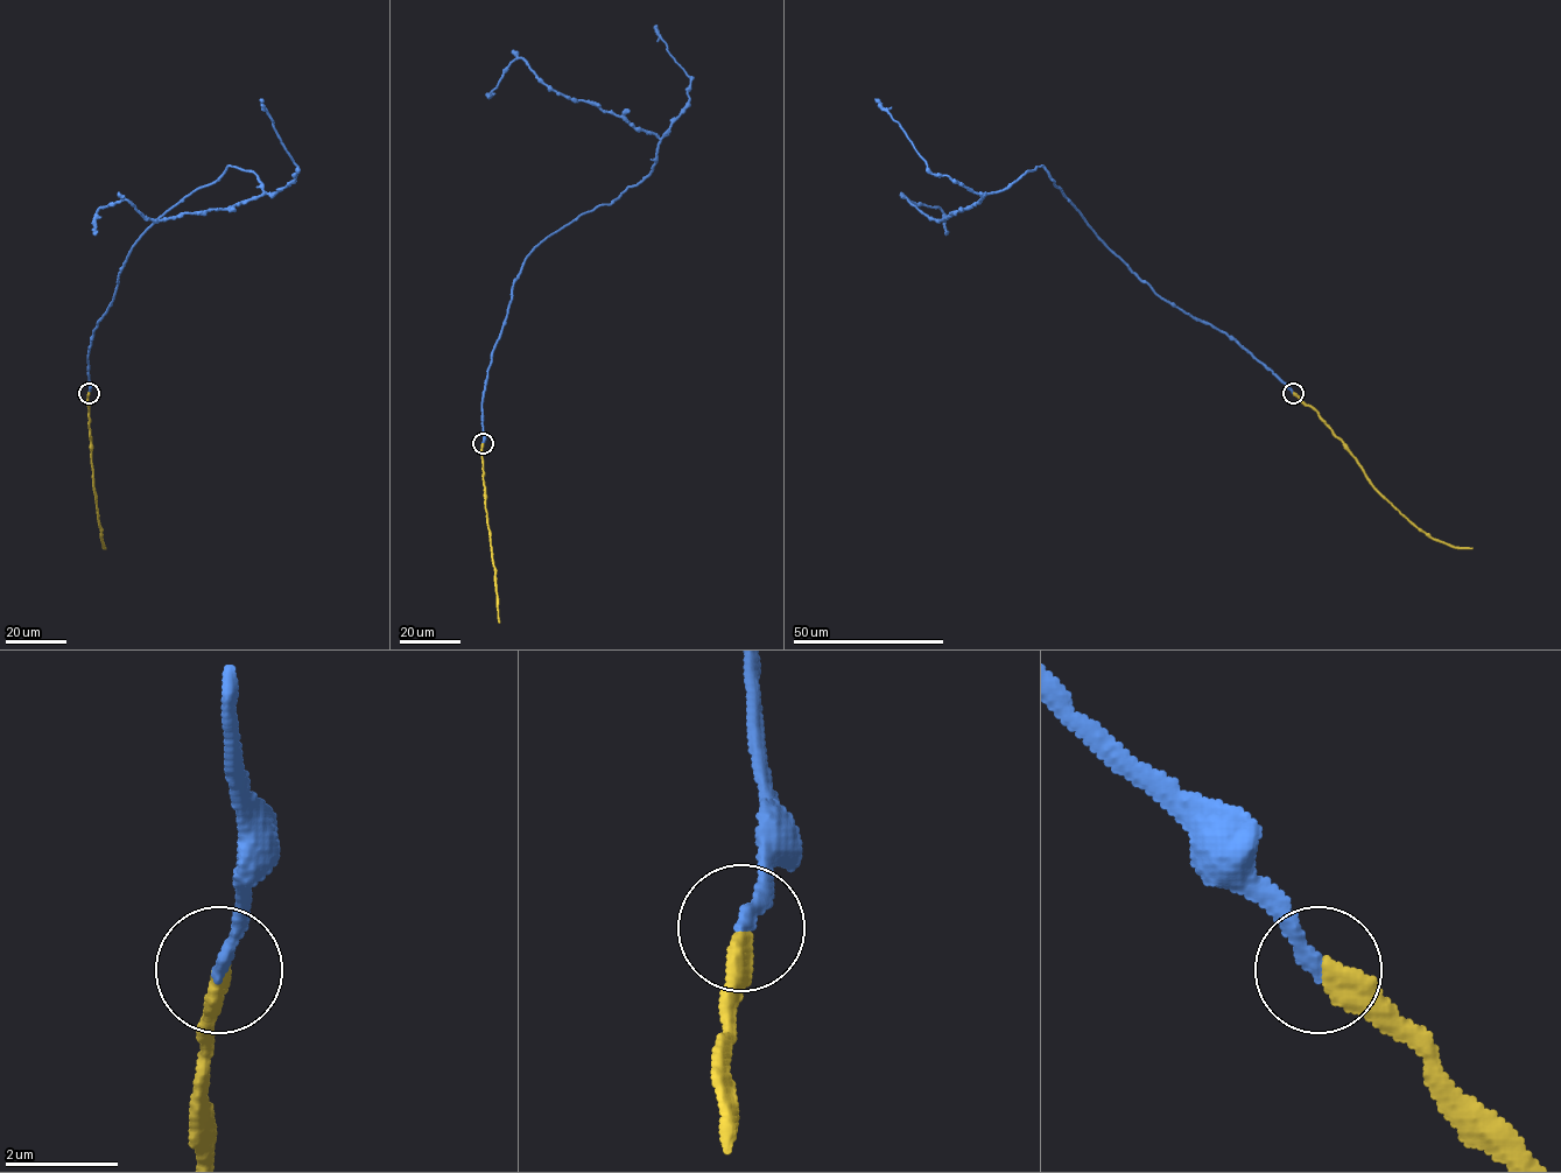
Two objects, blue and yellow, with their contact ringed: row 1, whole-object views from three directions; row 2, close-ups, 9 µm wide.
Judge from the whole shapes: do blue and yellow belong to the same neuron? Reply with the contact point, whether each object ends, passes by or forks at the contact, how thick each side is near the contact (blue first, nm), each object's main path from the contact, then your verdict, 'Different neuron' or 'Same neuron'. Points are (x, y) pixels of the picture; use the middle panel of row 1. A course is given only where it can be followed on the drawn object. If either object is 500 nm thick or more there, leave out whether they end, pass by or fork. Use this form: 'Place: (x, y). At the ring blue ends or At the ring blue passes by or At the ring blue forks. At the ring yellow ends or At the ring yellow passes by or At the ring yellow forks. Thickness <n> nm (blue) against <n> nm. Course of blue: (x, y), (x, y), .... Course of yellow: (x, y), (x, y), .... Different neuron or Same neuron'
Place: (483, 443). At the ring blue ends. At the ring yellow ends. Thickness 240 nm (blue) against 400 nm. Course of blue: (483, 443), (487, 370), (526, 258), (642, 180), (660, 140), (550, 90), (520, 58), (487, 97). Course of yellow: (483, 443), (499, 623). Same neuron

